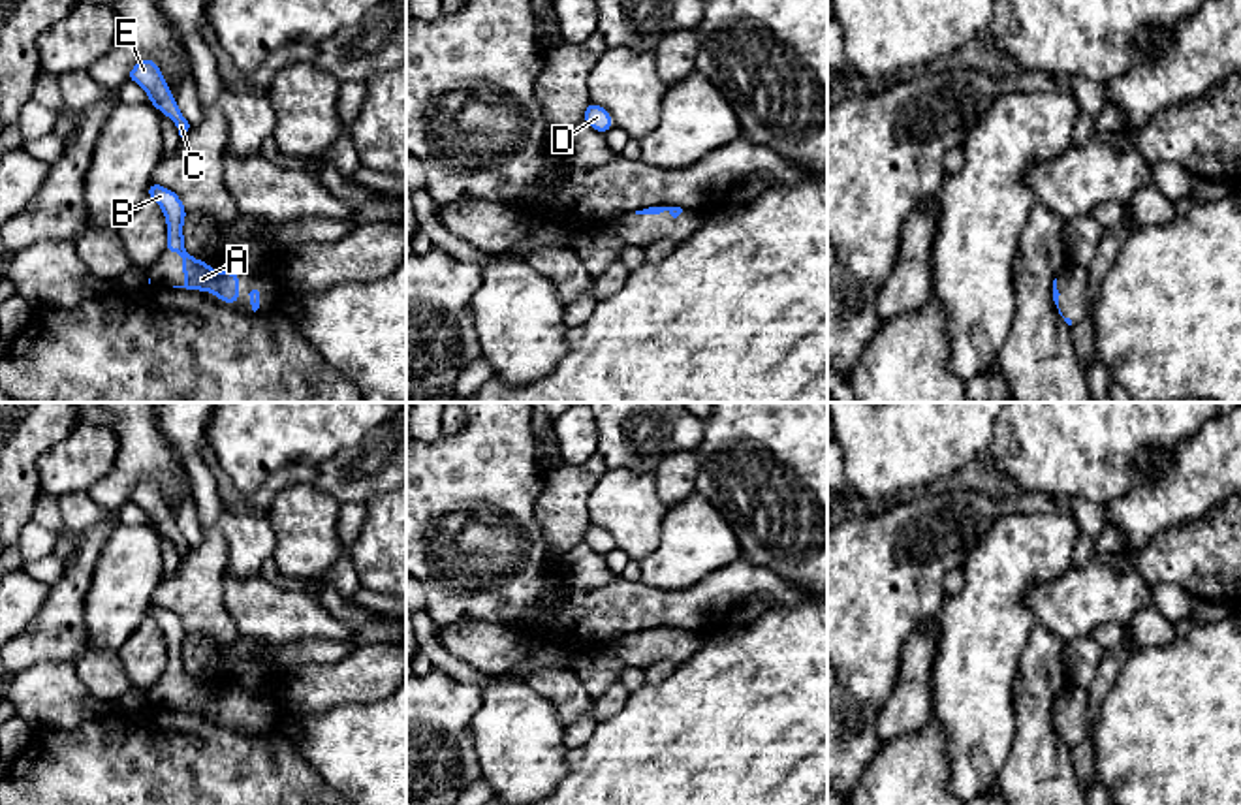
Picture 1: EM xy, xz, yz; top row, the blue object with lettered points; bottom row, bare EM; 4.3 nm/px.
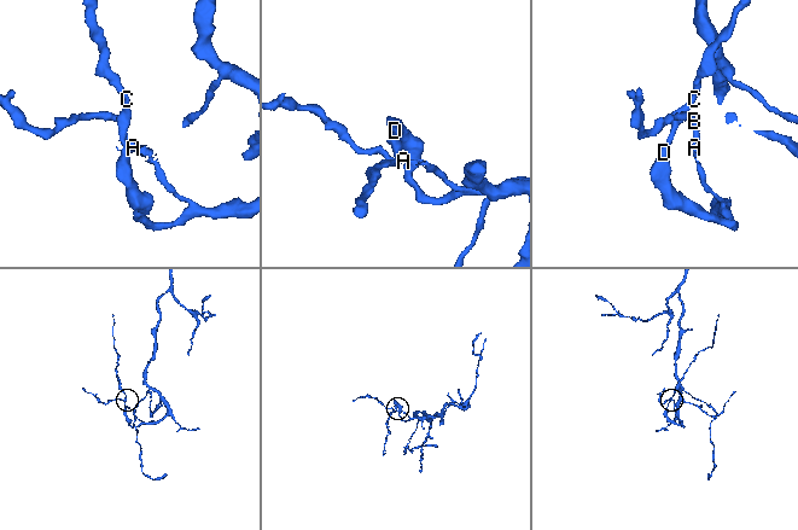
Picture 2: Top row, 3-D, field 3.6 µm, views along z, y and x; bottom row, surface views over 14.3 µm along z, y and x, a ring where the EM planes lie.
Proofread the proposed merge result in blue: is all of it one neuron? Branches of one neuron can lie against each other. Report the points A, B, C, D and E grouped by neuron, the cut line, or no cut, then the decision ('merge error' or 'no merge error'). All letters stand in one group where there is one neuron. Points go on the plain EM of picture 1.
A B C D E | no cut | no merge error

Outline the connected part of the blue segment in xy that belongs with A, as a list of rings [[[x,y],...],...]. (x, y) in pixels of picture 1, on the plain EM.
[[[152,602],[147,609],[147,619],[152,619],[165,638],[167,664],[164,673],[179,673],[182,679],[184,705],[173,709],[186,709],[192,713],[207,711],[220,722],[237,726],[239,692],[212,692],[211,685],[196,681],[186,673],[182,647],[188,632],[184,630],[179,615]]]

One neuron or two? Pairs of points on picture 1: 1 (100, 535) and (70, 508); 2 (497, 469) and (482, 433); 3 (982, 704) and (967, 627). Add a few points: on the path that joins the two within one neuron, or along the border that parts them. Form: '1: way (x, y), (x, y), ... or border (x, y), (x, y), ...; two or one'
1: border (113, 512), (93, 525), (64, 561); two
2: way (493, 459), (491, 442); one
3: way (974, 685), (974, 646); one

